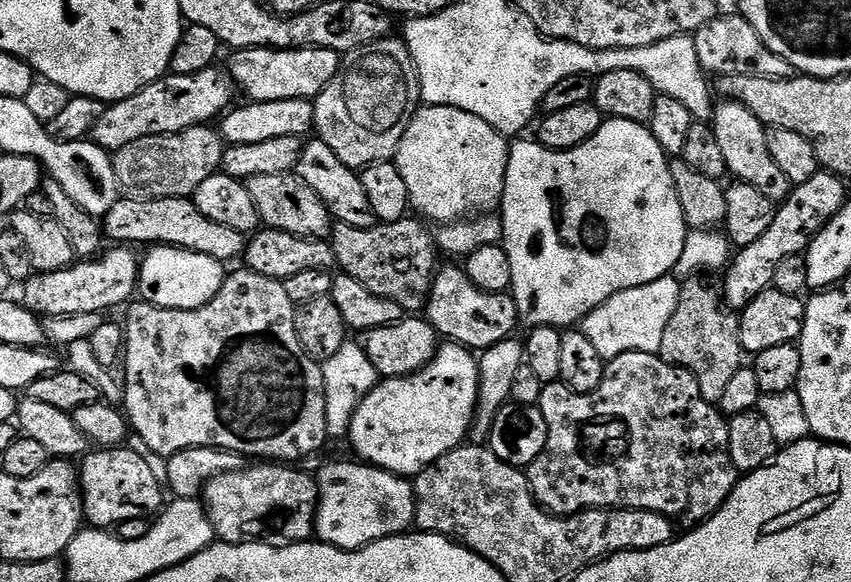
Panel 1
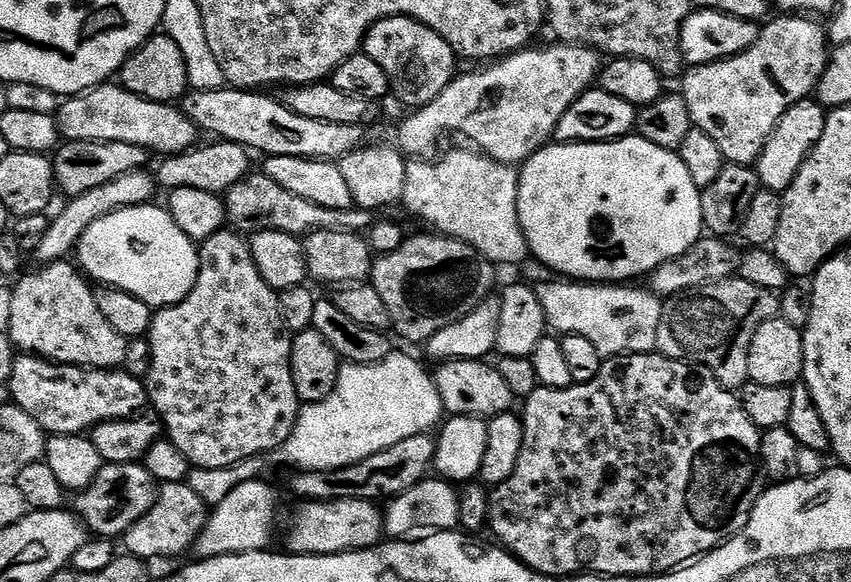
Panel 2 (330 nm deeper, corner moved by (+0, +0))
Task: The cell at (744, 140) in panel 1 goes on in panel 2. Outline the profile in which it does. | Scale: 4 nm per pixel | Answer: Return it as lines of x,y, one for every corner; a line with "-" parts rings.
780,14
777,17
777,20
769,19
761,27
760,36
754,42
754,46
750,46
742,54
713,64
689,67
682,76
682,95
686,102
686,110
690,110
694,127
714,138
718,150
722,150
724,159
729,164
755,165
757,158
762,154
762,146
766,146
766,138
770,138
778,118
782,118
782,114
786,114
790,106
794,106
800,100
809,99
815,93
816,83
828,65
830,41
825,25
822,26
816,21
819,19
809,18
804,14

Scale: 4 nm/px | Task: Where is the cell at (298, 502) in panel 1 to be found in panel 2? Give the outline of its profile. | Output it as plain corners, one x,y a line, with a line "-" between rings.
309,500
301,505
296,512
296,529
288,538
287,551
293,556
333,556
339,552
357,552
374,548
385,539
384,517
381,509
371,500

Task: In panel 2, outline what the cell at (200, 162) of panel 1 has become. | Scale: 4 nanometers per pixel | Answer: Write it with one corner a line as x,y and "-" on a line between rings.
141,170
122,174
122,178
114,178
106,182
106,186
98,186
95,190
86,190
86,194
71,197
67,201
68,205
56,217
54,215
51,217
46,230
46,238
42,238
42,242
35,250
35,259
40,259
39,263
45,265
55,264
58,260
71,257
70,254
72,252
73,255
84,231
94,222
98,222
98,218
106,218
106,214
123,208
136,208
139,204
151,204
154,200
152,195
155,192
158,192
155,175
151,171

